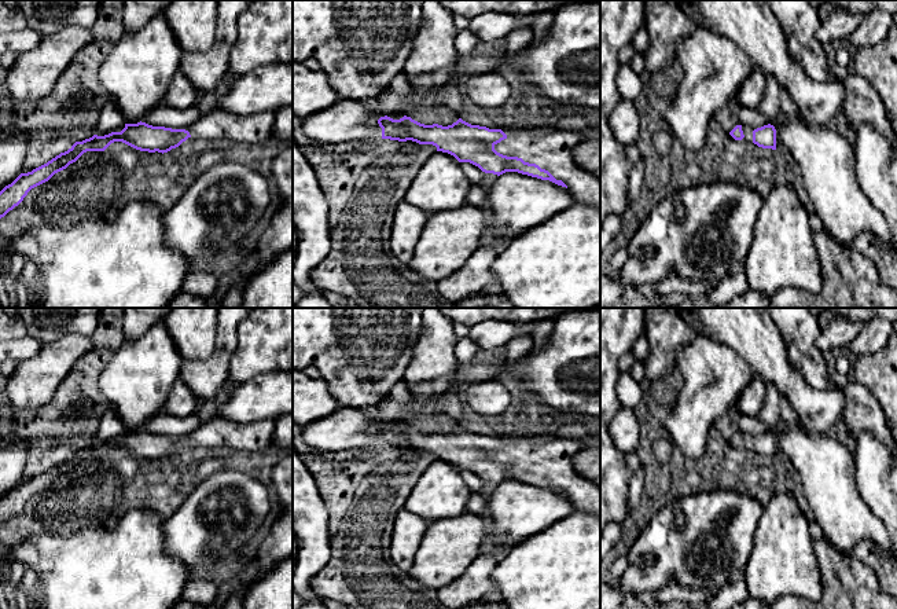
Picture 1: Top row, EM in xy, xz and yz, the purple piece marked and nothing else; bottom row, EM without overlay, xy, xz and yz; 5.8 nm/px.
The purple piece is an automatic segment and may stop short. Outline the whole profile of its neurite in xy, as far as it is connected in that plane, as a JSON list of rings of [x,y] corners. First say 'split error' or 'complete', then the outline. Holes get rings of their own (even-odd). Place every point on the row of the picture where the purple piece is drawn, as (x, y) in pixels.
split error; [[[223,78],[217,87],[202,95],[194,106],[201,118],[184,129],[152,126],[146,122],[125,124],[121,132],[104,136],[93,135],[76,142],[67,151],[60,153],[47,164],[27,173],[21,173],[11,184],[0,191],[0,219],[18,206],[27,192],[48,181],[55,173],[66,169],[87,151],[104,151],[111,143],[122,142],[136,150],[168,153],[190,140],[232,140],[239,143],[264,143],[271,137],[276,111],[261,111],[236,115],[217,107],[217,100],[227,93],[229,84]]]

